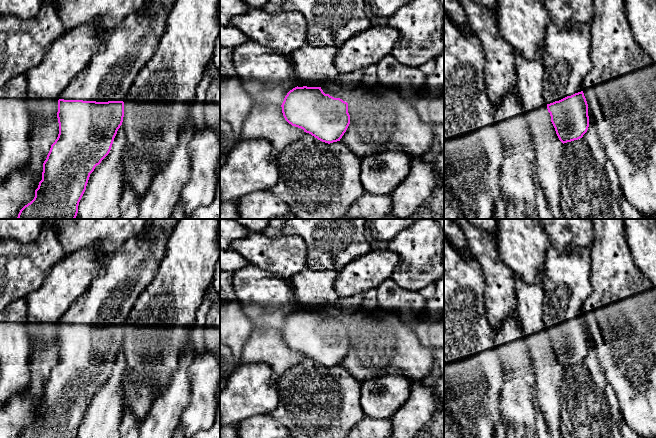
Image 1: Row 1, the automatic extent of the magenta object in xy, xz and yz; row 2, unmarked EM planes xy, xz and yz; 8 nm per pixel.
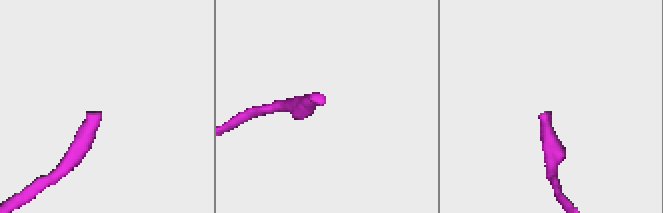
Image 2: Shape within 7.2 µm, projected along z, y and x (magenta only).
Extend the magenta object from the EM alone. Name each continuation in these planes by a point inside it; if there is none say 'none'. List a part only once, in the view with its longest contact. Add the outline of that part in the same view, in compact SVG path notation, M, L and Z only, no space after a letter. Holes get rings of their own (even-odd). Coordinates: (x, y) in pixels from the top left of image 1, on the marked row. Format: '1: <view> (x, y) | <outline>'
1: xy (125, 49) | M152 0L148 15L133 12L106 32L98 52L60 99L124 102L137 74L154 55L175 1Z

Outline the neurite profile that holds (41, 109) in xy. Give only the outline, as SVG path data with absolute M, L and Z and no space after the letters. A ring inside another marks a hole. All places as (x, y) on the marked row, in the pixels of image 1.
M96 21L73 28L51 45L39 65L26 72L25 101L33 121L57 115L61 94L89 65L101 46L103 35Z

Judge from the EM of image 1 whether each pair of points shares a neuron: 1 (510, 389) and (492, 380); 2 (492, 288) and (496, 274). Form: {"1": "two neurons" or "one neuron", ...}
{"1": "two neurons", "2": "one neuron"}

